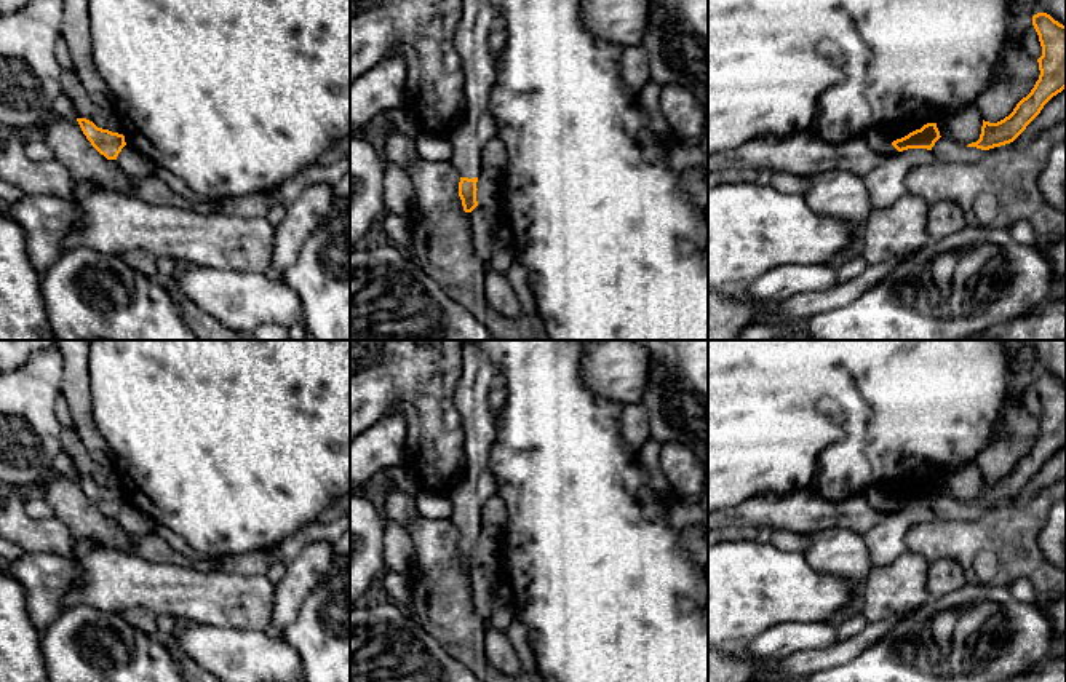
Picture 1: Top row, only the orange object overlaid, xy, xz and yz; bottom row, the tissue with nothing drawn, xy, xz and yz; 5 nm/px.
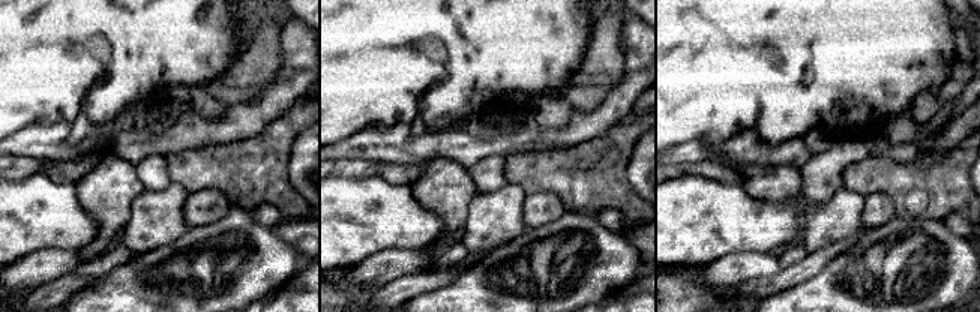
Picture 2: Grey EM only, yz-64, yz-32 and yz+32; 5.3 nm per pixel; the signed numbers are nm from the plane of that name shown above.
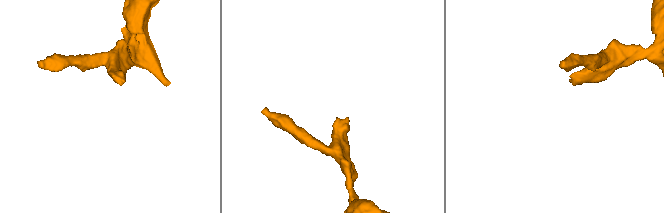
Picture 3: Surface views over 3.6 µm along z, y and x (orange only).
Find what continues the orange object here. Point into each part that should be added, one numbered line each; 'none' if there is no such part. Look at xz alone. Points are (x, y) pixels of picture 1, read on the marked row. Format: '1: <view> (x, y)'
1: xz (478, 16)

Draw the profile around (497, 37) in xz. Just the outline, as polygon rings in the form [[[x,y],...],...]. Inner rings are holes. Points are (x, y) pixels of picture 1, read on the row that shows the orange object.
[[[495,22],[494,27],[491,29],[487,45],[491,48],[491,54],[494,61],[497,61],[499,54],[505,48],[507,43],[507,29],[502,22]]]

